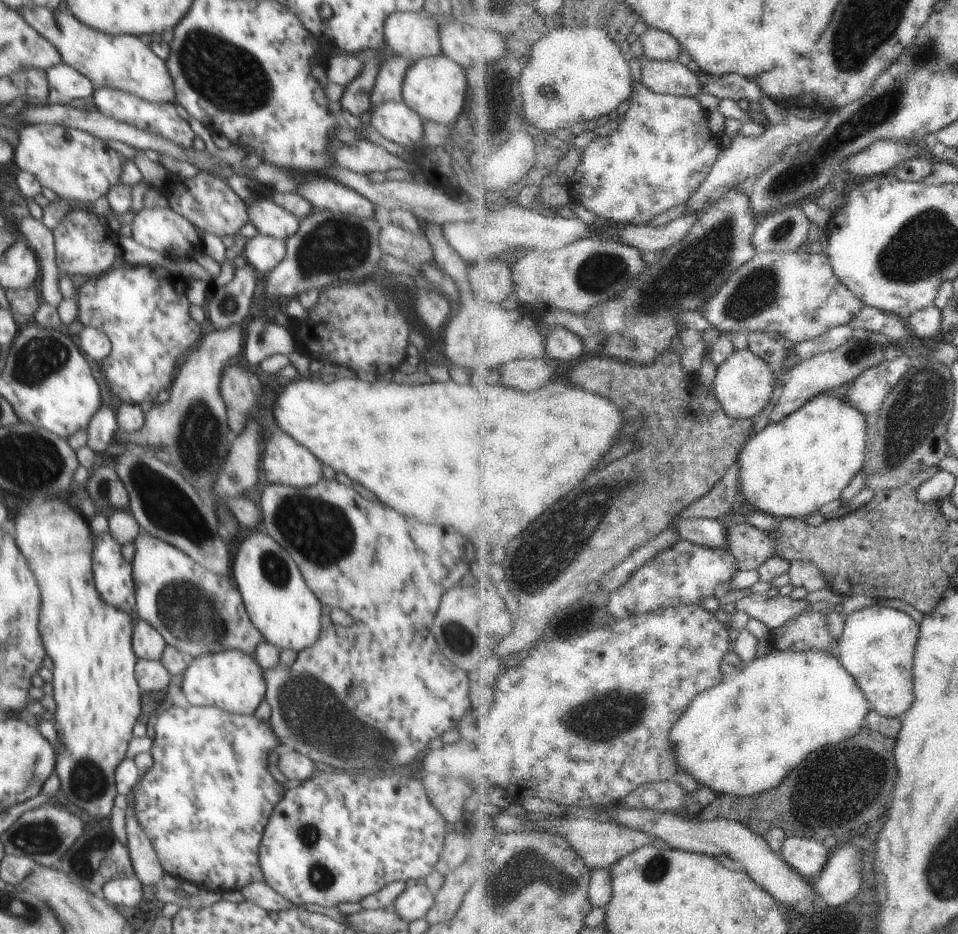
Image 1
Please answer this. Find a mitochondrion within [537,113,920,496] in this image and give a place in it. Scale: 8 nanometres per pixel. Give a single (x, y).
(698, 265)

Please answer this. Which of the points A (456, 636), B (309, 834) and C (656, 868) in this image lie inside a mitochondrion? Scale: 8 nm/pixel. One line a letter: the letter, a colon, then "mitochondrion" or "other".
A: mitochondrion
B: mitochondrion
C: mitochondrion

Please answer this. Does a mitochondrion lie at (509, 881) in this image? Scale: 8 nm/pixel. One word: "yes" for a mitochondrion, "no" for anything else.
yes

